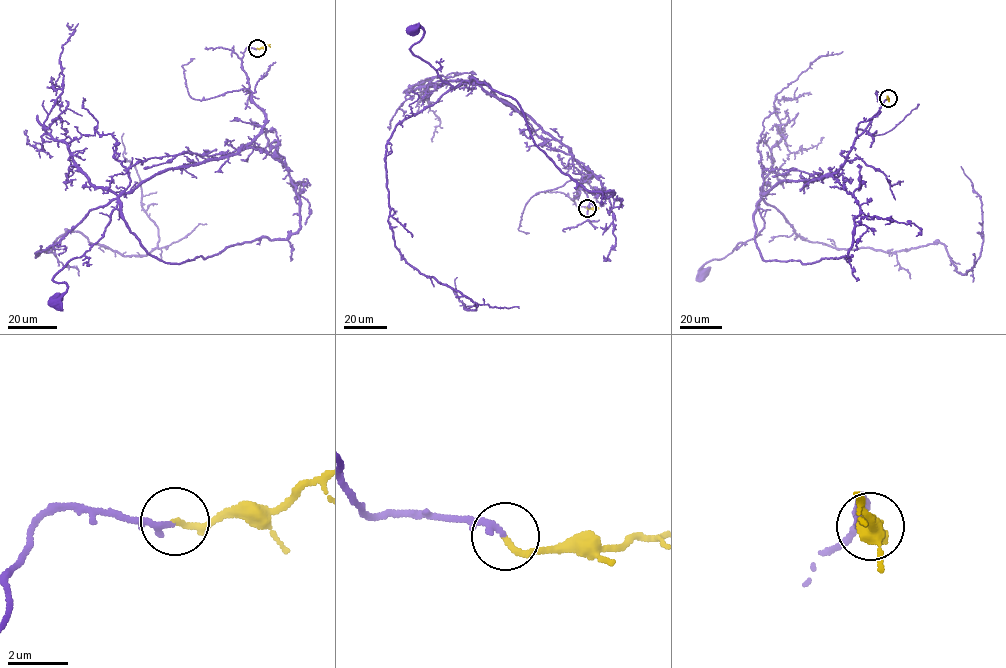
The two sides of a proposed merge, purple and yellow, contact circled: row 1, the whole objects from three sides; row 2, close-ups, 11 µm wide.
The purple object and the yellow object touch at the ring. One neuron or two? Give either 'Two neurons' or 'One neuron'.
One neuron

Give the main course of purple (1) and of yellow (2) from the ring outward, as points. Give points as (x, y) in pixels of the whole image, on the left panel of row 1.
1: (257, 48), (241, 67), (262, 131), (235, 154), (122, 194), (104, 235), (54, 277), (67, 287), (56, 300)
2: (257, 48), (270, 47)

